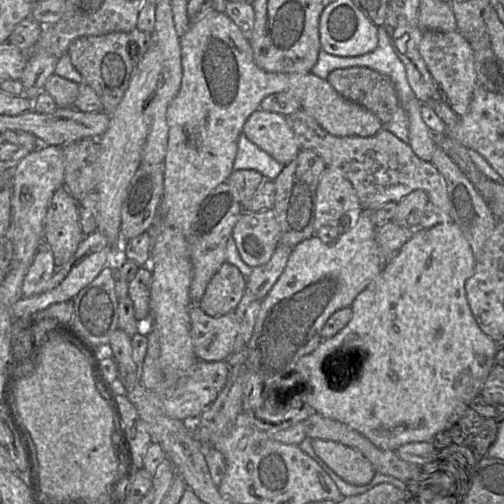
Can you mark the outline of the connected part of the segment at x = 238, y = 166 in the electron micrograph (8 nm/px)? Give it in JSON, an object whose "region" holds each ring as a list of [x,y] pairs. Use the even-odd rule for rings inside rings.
{"region":[[[241,133],[238,139],[237,154],[233,164],[233,170],[255,170],[265,180],[275,180],[285,165],[276,161],[268,153],[260,149]]]}

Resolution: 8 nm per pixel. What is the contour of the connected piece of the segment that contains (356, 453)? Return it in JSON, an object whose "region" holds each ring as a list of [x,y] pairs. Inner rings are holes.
{"region":[[[313,439],[312,447],[328,466],[351,484],[367,484],[376,473],[370,460],[355,447],[324,439]]]}

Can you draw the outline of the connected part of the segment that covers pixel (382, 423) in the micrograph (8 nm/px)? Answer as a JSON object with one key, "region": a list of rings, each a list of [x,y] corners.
{"region":[[[454,222],[439,223],[428,229],[420,227],[415,229],[412,237],[403,244],[392,259],[385,263],[378,276],[356,296],[351,305],[352,317],[348,324],[334,336],[323,339],[312,353],[297,361],[295,371],[305,383],[305,403],[316,413],[348,425],[383,450],[396,451],[406,443],[430,437],[431,433],[439,427],[449,427],[455,423],[460,414],[471,405],[474,397],[485,392],[486,378],[492,365],[492,354],[496,343],[478,326],[467,301],[465,283],[472,276],[475,263],[471,246]]]}

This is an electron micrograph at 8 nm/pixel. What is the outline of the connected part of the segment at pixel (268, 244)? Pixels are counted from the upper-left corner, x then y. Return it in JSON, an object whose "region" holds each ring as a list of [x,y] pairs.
{"region":[[[273,209],[242,213],[231,237],[241,259],[251,268],[266,264],[280,244],[281,227]]]}

